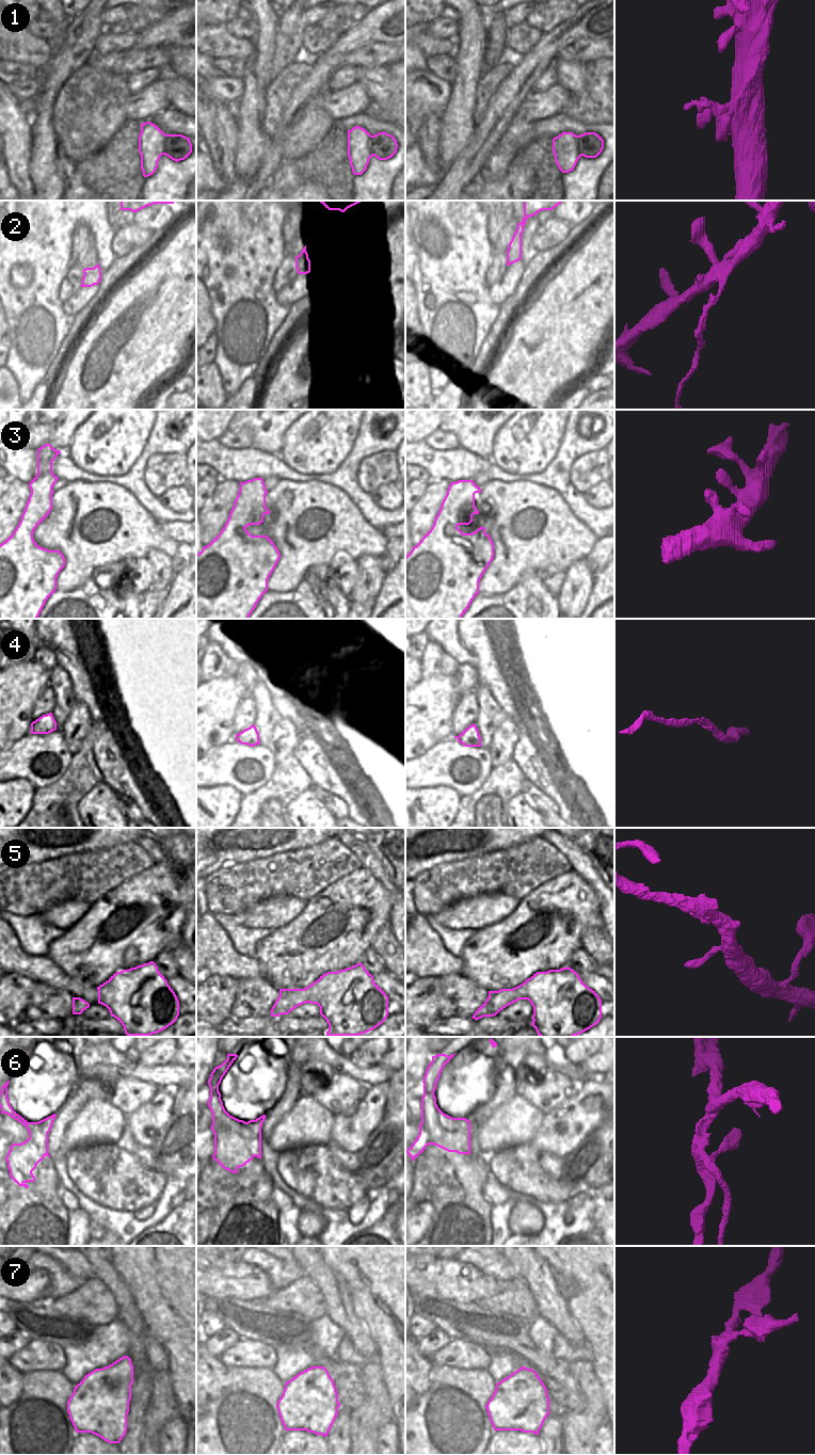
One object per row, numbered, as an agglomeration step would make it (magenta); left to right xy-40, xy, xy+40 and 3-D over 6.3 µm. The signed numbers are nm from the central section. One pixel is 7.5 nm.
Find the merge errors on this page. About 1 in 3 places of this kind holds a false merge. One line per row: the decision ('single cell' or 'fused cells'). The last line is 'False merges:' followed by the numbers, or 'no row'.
1: single cell
2: fused cells
3: single cell
4: single cell
5: single cell
6: fused cells
7: single cell
False merges: 2, 6

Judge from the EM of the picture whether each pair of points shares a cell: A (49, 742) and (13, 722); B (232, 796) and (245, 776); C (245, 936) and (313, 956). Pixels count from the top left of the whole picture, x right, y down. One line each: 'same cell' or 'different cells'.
A: different cells
B: different cells
C: different cells

